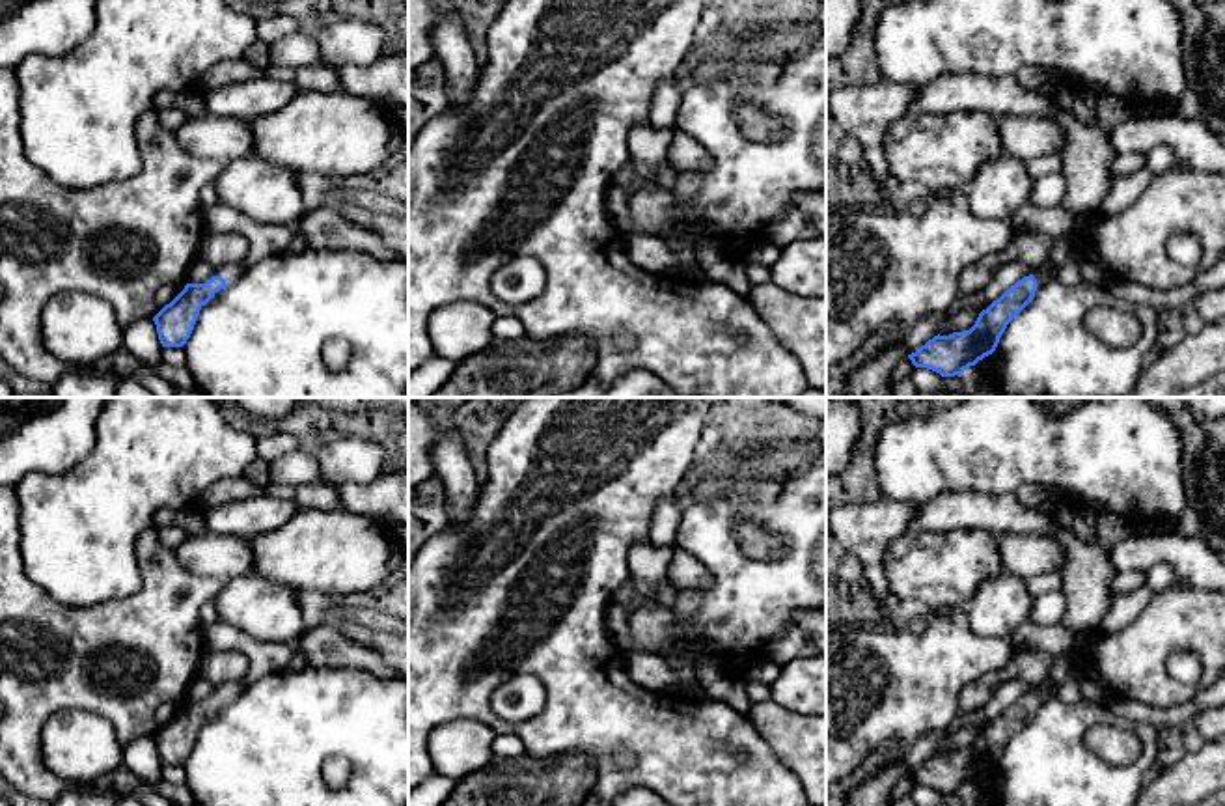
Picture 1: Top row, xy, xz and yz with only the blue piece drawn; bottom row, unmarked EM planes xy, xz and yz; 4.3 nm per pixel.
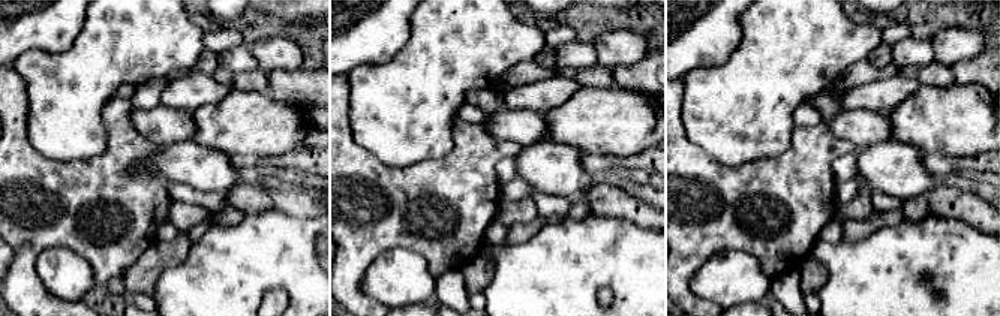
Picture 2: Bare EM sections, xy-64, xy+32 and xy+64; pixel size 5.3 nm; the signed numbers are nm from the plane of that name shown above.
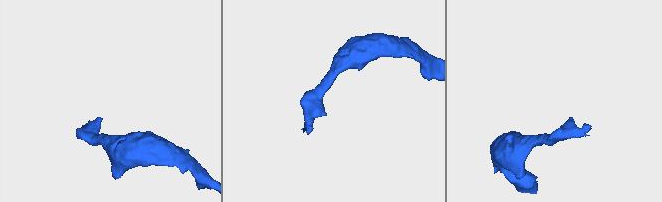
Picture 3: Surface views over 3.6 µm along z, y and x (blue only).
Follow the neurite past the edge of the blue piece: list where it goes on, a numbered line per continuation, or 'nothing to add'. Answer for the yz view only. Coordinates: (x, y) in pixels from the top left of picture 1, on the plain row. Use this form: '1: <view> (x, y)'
1: yz (1067, 667)

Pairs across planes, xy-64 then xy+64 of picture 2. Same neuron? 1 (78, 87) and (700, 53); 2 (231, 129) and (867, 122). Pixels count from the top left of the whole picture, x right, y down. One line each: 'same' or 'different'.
1: different
2: different

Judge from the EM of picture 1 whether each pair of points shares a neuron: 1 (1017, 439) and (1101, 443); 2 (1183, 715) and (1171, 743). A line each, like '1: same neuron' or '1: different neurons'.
1: same neuron
2: different neurons

